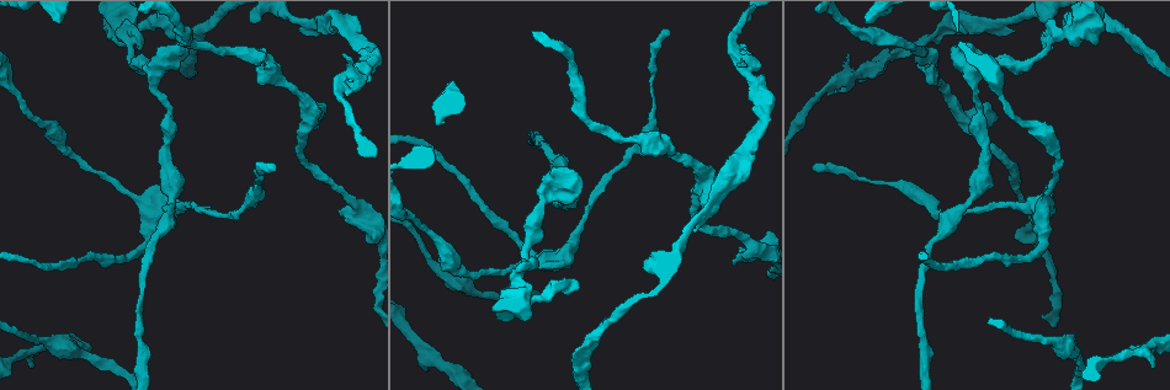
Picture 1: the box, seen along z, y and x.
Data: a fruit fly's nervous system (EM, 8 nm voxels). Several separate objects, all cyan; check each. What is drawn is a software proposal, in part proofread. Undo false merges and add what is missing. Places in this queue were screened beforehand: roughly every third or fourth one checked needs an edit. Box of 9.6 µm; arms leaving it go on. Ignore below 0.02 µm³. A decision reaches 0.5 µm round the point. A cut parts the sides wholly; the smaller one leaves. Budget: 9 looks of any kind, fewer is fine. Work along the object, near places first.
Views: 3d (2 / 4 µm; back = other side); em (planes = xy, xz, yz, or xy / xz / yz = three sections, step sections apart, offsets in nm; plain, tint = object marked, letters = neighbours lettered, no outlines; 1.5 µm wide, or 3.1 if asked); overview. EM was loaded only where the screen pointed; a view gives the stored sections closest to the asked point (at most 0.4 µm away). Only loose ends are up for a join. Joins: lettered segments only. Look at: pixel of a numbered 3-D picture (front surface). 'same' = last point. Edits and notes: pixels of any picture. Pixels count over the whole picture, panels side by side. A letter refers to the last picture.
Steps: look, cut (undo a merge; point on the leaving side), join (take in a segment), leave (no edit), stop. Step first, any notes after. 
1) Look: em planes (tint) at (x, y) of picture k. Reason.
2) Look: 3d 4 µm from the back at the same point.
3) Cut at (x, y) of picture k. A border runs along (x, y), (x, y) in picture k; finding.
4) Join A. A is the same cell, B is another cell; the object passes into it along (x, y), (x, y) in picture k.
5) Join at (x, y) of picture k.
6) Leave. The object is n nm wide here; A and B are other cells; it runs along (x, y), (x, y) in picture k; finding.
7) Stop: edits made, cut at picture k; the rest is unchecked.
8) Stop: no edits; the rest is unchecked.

Look: em planes (letters) at (240, 210) of picture 1. Sudden change in width.

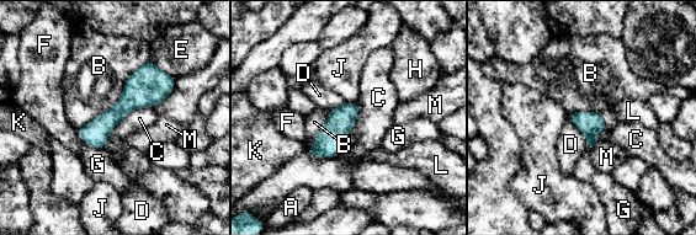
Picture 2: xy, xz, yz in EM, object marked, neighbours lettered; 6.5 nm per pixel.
Leave. A, B, C, D, E, F, G, H, J, K, L and M are other cells; it runs along (171, 80), (83, 134) in picture 2; all the same neuron.

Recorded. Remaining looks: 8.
Look: 3d 4 µm at (159, 185) of picture 1. An open end.

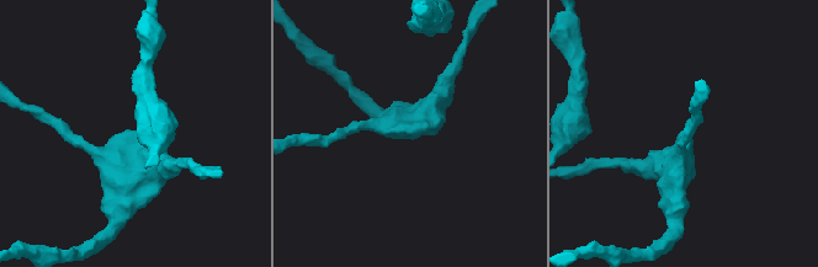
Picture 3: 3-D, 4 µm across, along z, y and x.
Look: em planes (letters) at (409, 130) of picture 3. Now the EM.

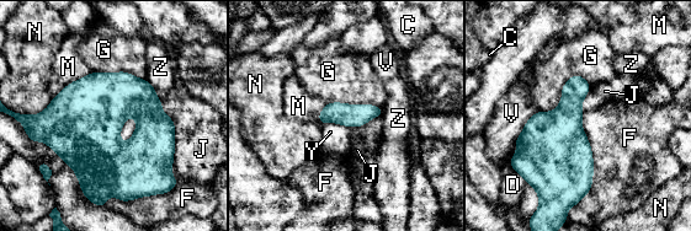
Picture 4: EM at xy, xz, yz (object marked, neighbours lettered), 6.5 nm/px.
Leave. The longest contact is with F, 600 nm; C, D, F, G, J, M, N, V, Y and Z are other cells; no lettered segment goes on from it.

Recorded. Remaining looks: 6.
Look: em 3.1 µm planes (letters) at (120, 31) of picture 1. Arms part here.

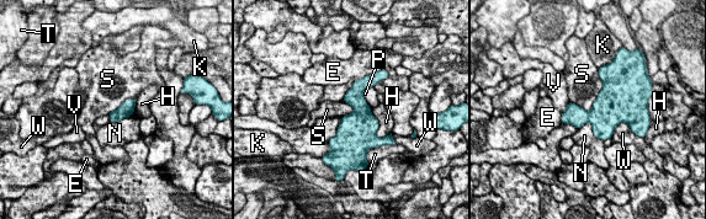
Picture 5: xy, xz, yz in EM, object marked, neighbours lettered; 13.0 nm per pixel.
Leave. E, H, K, N, P, S, T, V and W are other cells; a border runs along (599, 69), (593, 106), (571, 103) in picture 5; all the same neuron.

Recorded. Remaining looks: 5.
Look: 3d 2 µm from the back at (354, 36) of picture 1. Sudden change in width.

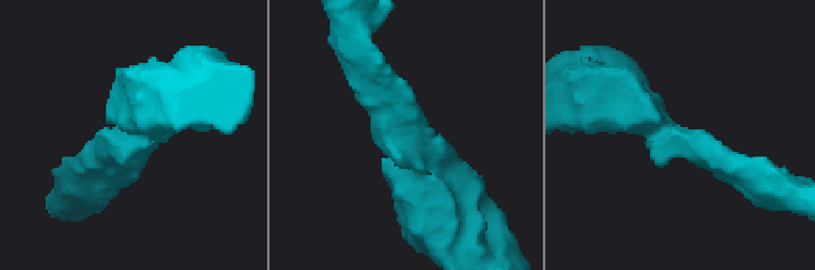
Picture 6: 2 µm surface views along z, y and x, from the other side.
Look: em planes (letters) at (686, 142) of picture 6. The arms are 190, 440 nm wide; shape alone is not enough.

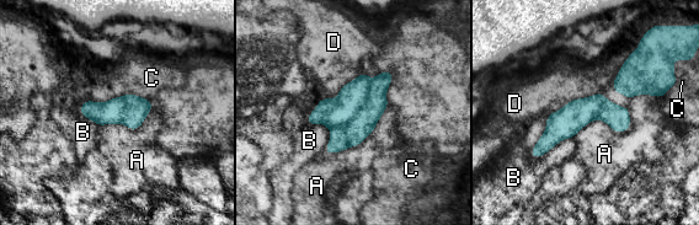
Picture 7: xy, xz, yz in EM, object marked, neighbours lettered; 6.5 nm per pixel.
Cut at (362, 124) of picture 7. A, B, C and D are other cells; the part that leaves runs along (389, 75), (373, 108), (329, 150) in picture 7; two neurons meet here.

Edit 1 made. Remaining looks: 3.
Stop: edits made, cut at picture 7; the rest is unchecked.

